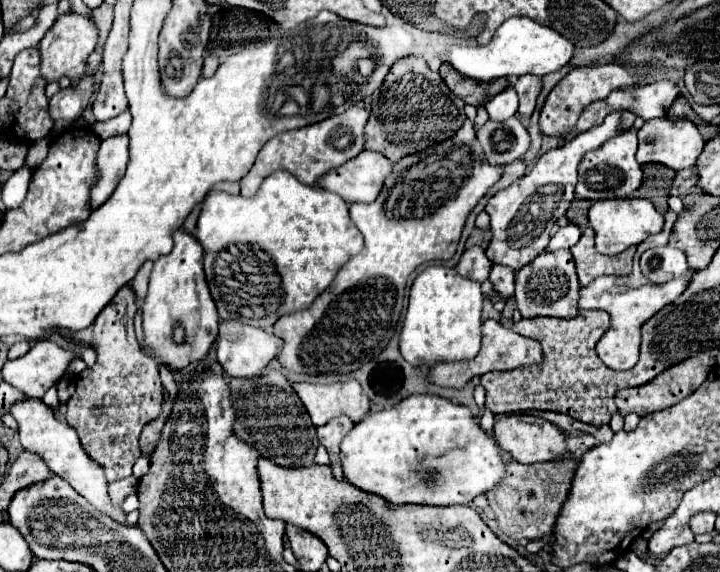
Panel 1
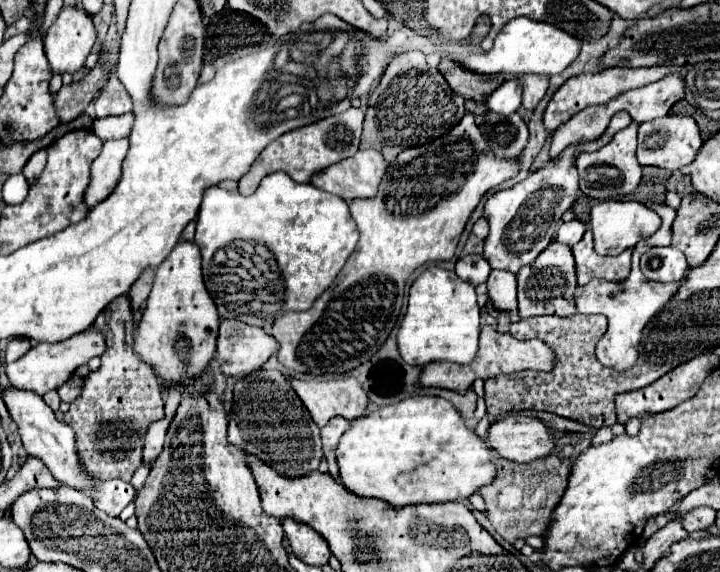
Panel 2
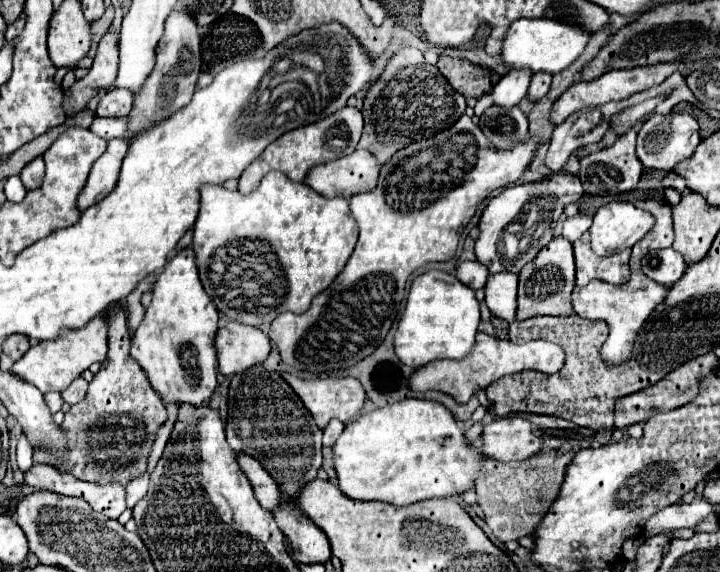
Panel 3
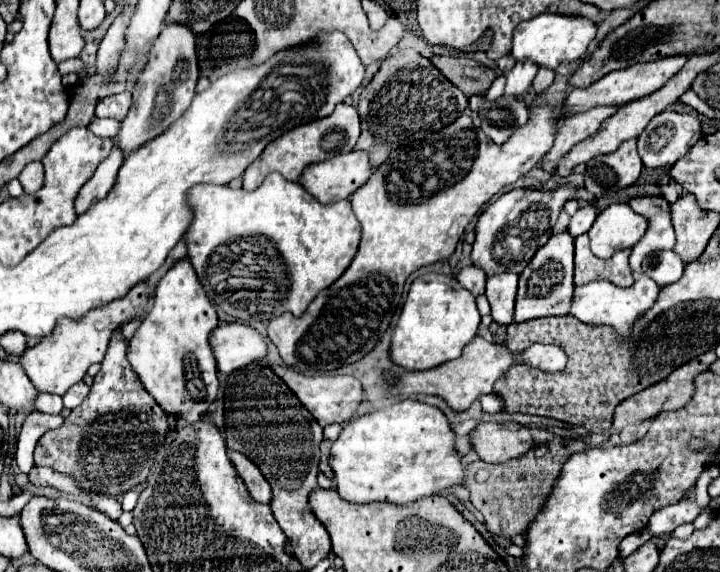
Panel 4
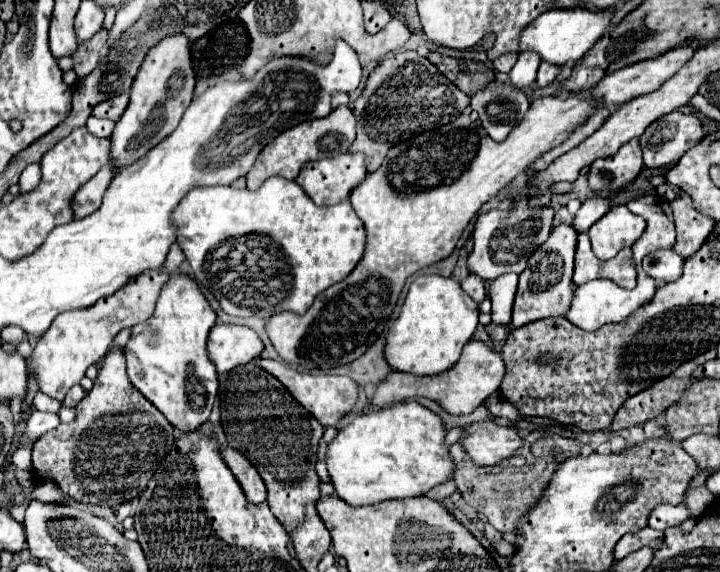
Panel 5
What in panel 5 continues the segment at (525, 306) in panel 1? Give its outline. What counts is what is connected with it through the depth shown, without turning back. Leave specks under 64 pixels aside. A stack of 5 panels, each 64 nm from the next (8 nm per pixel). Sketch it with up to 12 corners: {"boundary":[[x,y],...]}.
{"boundary":[[552,228],[520,274],[512,328],[564,316],[576,228]]}

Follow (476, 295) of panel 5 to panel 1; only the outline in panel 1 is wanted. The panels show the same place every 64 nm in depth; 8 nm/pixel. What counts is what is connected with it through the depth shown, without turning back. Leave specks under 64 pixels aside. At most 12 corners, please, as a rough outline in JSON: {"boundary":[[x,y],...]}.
{"boundary":[[478,246],[466,250],[458,274],[474,282],[488,280],[492,262]]}

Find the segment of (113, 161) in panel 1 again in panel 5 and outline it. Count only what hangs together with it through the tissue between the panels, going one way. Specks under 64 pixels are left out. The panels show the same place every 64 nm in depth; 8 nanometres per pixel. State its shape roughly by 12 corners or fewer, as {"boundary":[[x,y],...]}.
{"boundary":[[108,162],[72,198],[76,220],[100,208],[102,196],[114,178]]}

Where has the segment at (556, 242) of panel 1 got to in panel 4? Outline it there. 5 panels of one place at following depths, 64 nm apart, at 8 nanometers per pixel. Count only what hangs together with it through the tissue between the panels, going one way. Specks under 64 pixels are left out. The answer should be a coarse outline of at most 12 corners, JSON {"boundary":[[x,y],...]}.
{"boundary":[[594,204],[570,218],[568,232],[574,238],[588,232],[598,216]]}

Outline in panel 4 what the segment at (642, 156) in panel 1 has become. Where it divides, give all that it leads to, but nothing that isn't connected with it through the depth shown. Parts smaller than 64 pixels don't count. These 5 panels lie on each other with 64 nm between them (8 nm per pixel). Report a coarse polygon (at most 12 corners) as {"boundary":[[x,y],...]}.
{"boundary":[[666,110],[638,136],[646,168],[676,164],[702,138],[700,120]]}

